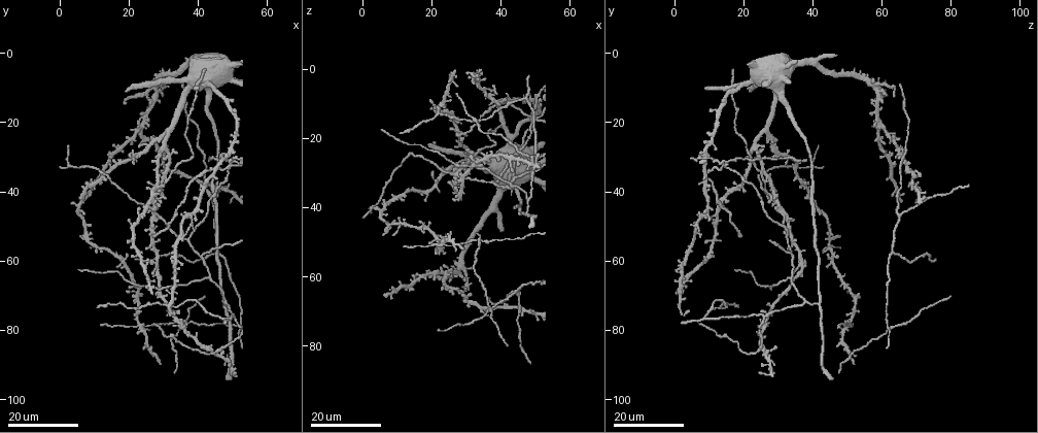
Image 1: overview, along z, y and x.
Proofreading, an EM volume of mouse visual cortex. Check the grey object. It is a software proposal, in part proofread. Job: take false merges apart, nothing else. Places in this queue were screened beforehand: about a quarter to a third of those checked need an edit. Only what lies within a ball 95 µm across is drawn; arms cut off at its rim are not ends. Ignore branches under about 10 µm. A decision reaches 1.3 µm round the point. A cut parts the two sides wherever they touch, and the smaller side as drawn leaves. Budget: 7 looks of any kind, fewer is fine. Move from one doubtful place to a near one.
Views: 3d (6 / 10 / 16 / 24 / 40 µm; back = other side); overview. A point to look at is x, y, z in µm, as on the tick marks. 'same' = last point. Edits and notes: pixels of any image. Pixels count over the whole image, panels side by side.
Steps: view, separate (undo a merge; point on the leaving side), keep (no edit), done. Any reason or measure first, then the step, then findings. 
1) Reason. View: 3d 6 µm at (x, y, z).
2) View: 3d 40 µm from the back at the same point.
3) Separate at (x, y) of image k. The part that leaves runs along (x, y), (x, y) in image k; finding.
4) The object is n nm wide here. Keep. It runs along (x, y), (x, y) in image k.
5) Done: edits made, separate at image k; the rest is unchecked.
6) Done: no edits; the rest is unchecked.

Small branch off a trunk. View: 3d 24 µm at (23.5, 79.0, 51.0).

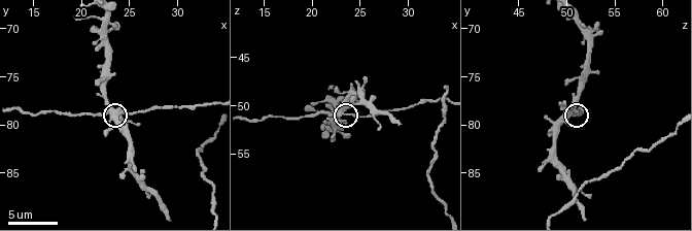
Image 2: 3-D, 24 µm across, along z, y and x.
View: 3d 6 µm at (23.4, 78.6, 50.6).

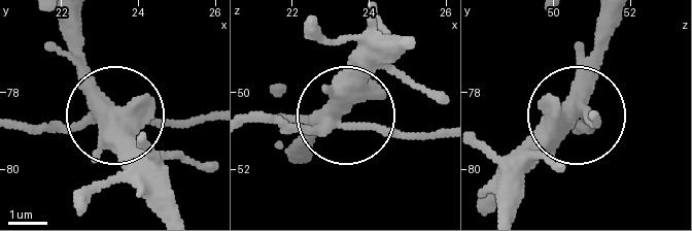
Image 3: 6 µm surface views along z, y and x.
The side arm is 34 µm long. Separate at (44, 127) of image 3. The part that leaves runs along (335, 124), (440, 133) in image 3; two neurons meet here.

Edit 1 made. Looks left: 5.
View: overview.

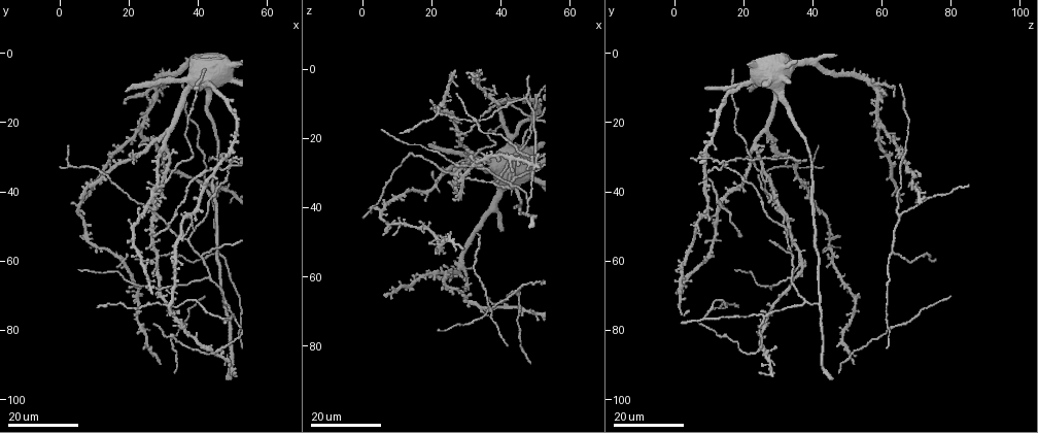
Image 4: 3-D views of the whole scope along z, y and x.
A fork. View: 3d 24 µm at (40.5, 59.0, 34.5).

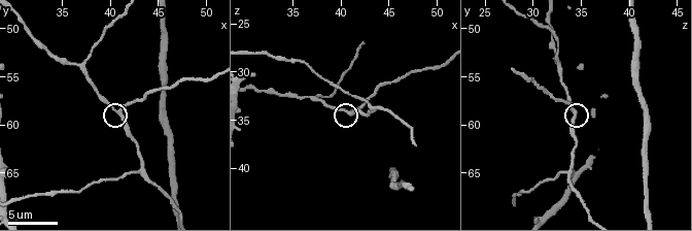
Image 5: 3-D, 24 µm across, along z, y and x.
View: 3d 6 µm at (41.2, 58.4, 34.2).

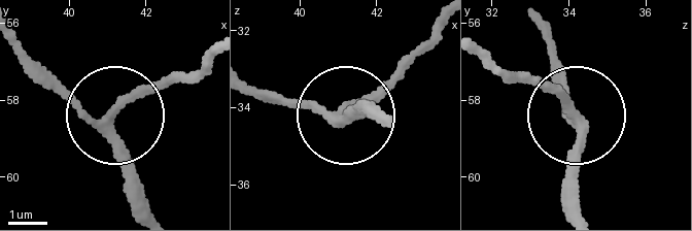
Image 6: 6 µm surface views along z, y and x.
Other side. View: 3d 6 µm from the back at (41.10, 58.65, 34.35).

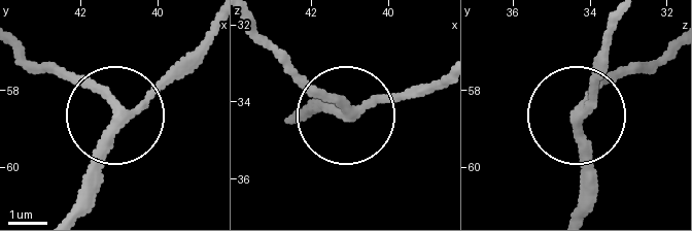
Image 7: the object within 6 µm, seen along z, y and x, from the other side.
3 arms meet here. Keep. It runs along (616, 25), (573, 114), (629, 68) in image 7; one neuron here.

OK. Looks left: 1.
Done: edits made, separate at image 3; the rest is unchecked.

